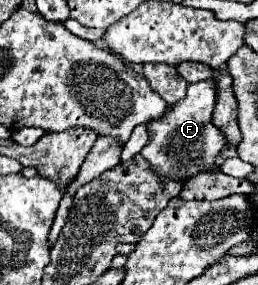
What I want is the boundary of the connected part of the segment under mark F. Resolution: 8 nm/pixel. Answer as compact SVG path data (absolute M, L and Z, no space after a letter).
M203 80L189 84L187 96L183 100L171 104L161 118L147 122L149 142L147 146L143 146L141 156L149 162L151 170L161 180L187 182L189 178L201 172L209 172L217 166L217 156L225 148L225 136L211 122L213 106L215 106L215 82Z

